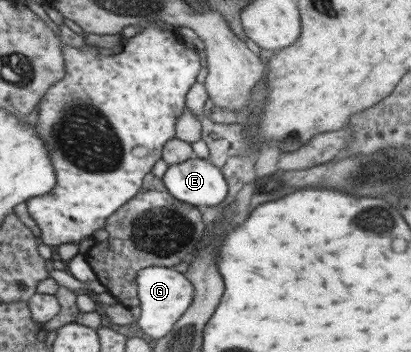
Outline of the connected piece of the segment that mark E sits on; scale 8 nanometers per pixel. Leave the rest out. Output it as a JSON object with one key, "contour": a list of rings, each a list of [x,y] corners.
{"contour":[[[192,157],[186,161],[169,165],[162,174],[161,181],[165,184],[168,193],[174,196],[178,201],[186,202],[188,205],[198,207],[198,205],[206,205],[206,207],[216,206],[228,196],[228,183],[223,178],[222,172],[207,159]]]}

